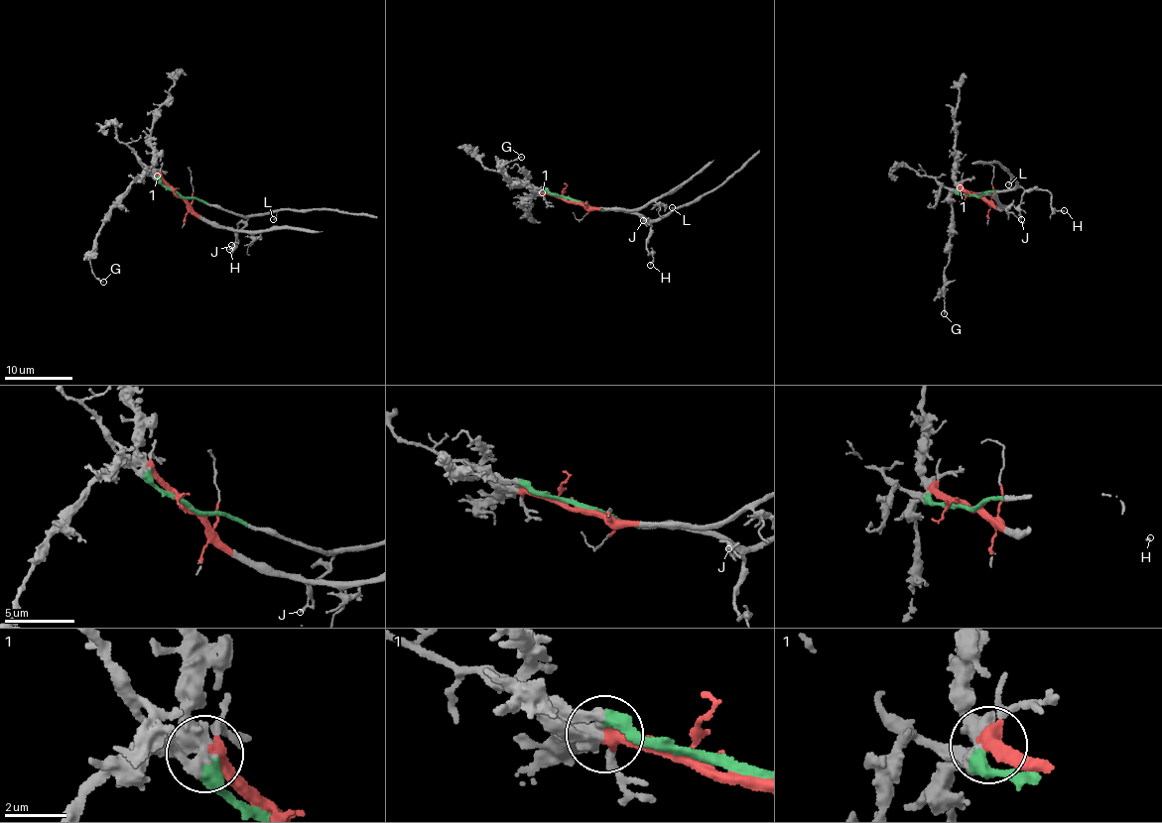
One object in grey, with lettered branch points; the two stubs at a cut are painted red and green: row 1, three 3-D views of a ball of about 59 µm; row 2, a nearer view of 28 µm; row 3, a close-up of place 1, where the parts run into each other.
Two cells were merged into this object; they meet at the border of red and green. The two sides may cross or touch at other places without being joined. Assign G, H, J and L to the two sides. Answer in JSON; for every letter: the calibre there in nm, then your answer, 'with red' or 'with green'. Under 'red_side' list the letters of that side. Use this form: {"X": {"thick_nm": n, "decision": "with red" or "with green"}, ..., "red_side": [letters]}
{"G": {"thick_nm": 140, "decision": "with red"}, "H": {"thick_nm": 150, "decision": "with green"}, "J": {"thick_nm": 160, "decision": "with green"}, "L": {"thick_nm": 120, "decision": "with green"}, "red_side": ["G"]}

